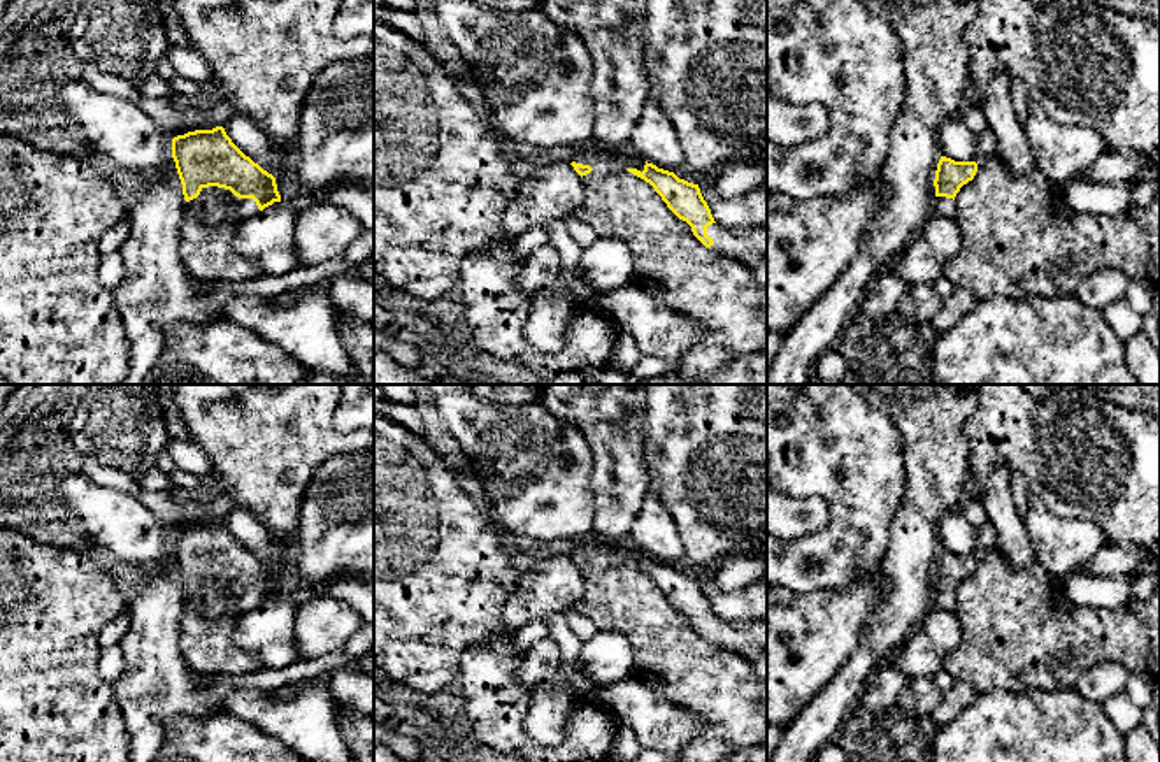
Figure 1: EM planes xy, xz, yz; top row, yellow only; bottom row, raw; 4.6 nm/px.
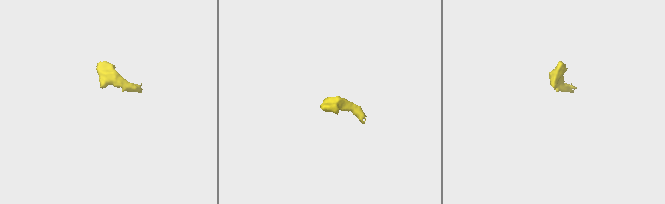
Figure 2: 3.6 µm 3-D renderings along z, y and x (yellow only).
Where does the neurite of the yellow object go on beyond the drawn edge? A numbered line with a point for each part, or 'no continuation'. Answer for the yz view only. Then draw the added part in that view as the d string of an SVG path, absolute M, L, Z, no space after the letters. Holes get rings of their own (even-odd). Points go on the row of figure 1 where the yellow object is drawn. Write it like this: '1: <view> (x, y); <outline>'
1: yz (943, 206); M935 197L934 198L934 212L942 216L953 216L955 214L955 200L946 197Z

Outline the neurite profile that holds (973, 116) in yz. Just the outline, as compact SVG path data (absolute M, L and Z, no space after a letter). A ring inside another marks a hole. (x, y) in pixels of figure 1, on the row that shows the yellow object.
M967 100L958 116L974 135L988 130L986 118L979 104Z

